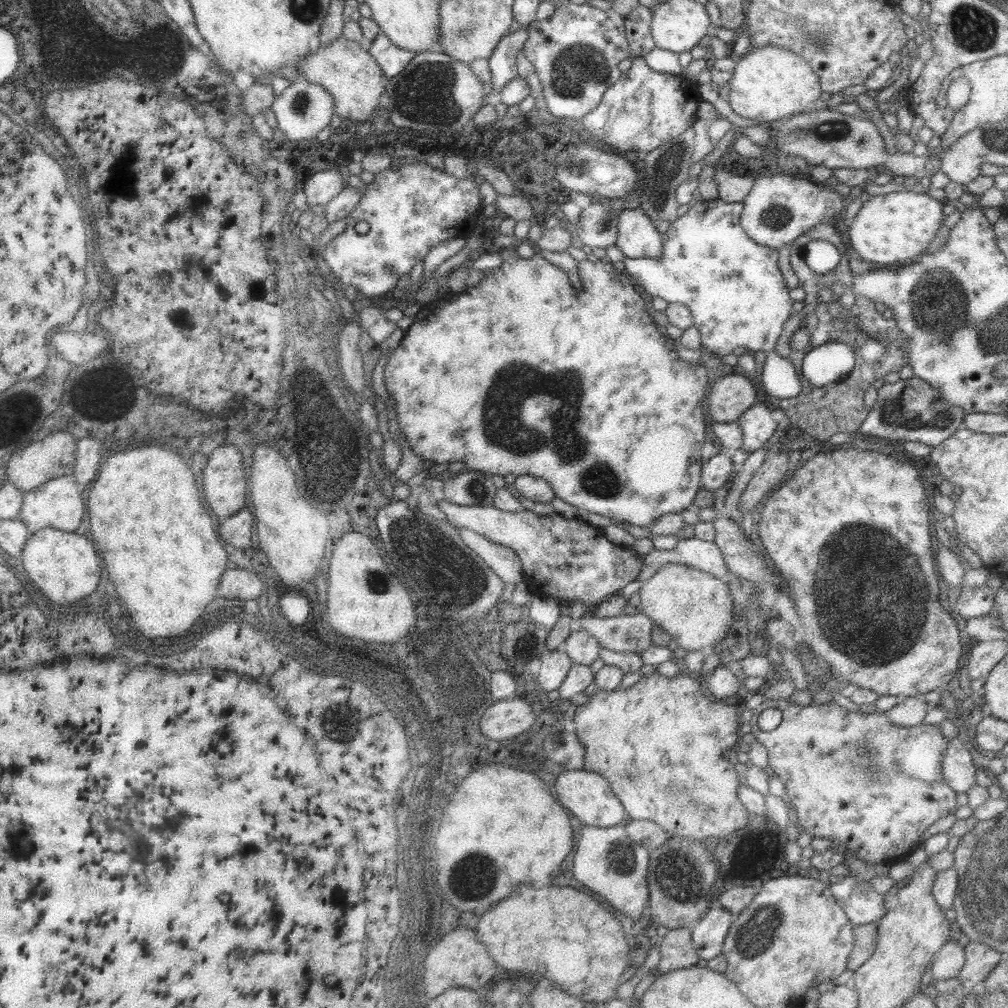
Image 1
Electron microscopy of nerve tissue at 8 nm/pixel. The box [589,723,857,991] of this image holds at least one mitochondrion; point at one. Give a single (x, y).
(757, 931)

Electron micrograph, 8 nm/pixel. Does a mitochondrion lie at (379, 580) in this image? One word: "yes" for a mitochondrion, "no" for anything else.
yes

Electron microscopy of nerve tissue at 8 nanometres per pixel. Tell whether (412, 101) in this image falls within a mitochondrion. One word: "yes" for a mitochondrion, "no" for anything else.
yes

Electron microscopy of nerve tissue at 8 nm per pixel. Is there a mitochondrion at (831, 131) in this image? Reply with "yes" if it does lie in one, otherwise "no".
yes

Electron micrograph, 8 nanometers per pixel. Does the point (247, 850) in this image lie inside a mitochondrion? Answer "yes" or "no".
no

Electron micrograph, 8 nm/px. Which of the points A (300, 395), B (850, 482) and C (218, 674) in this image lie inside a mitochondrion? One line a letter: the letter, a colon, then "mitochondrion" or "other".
A: mitochondrion
B: other
C: other

